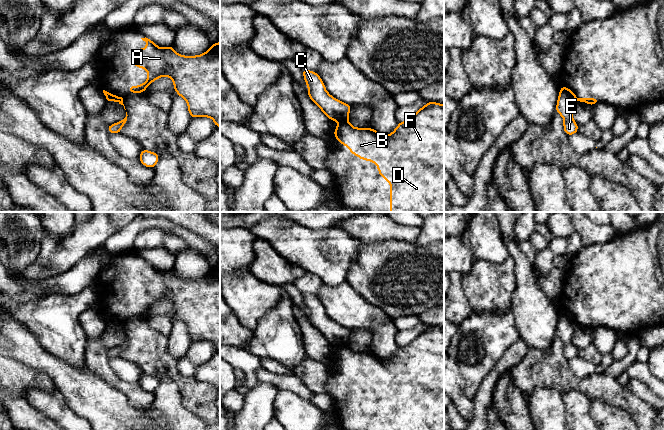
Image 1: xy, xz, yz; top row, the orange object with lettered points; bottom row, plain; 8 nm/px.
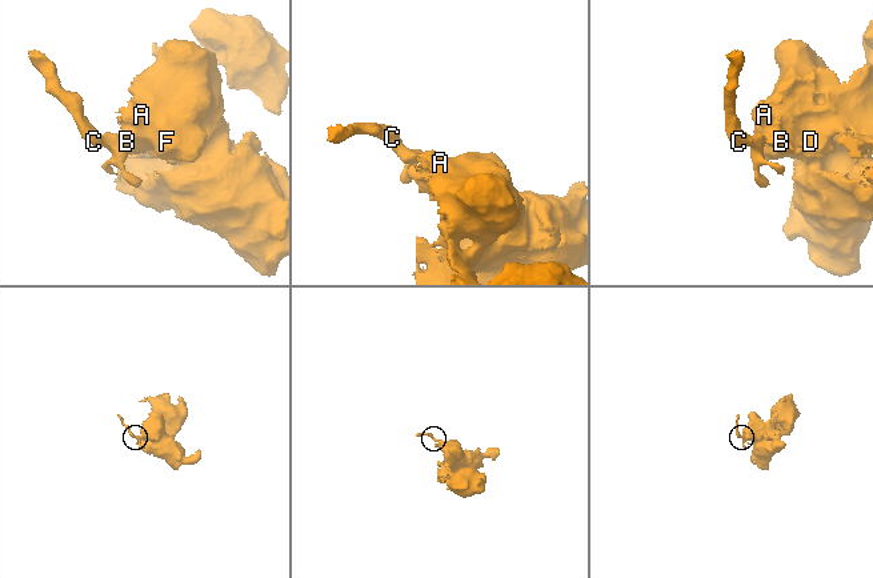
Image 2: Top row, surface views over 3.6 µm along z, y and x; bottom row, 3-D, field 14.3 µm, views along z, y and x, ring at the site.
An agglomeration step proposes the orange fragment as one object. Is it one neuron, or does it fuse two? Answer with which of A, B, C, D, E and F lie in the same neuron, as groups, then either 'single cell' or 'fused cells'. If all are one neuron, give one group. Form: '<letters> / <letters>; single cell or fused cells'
A B D F / C E; fused cells

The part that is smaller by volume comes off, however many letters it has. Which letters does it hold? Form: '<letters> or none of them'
C, E

